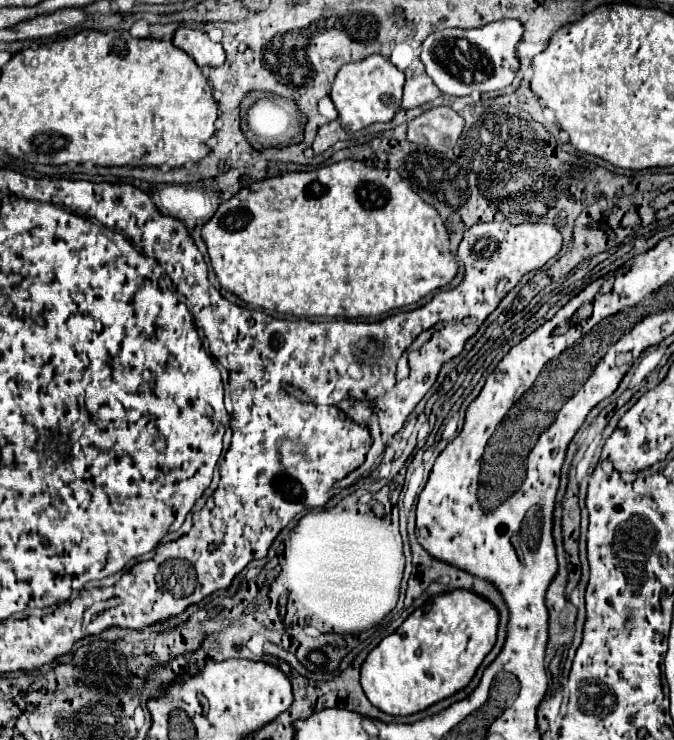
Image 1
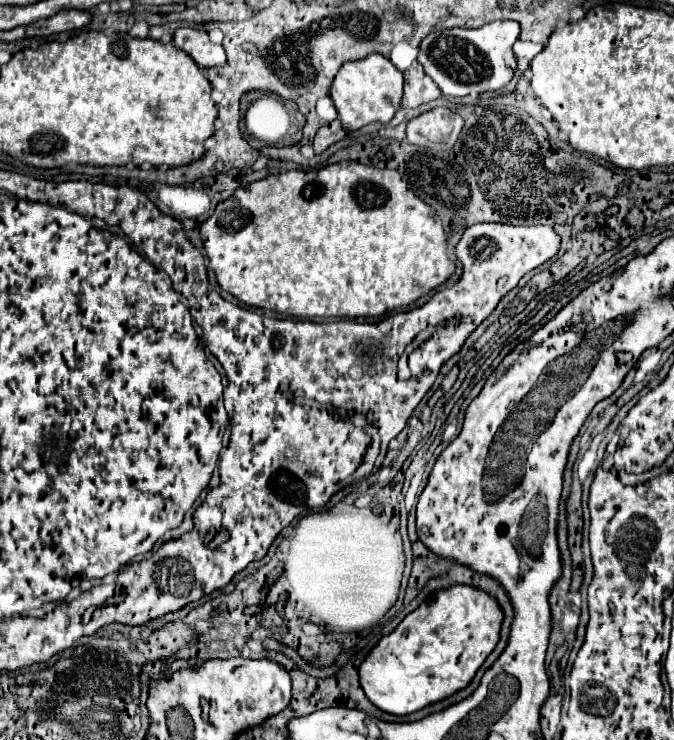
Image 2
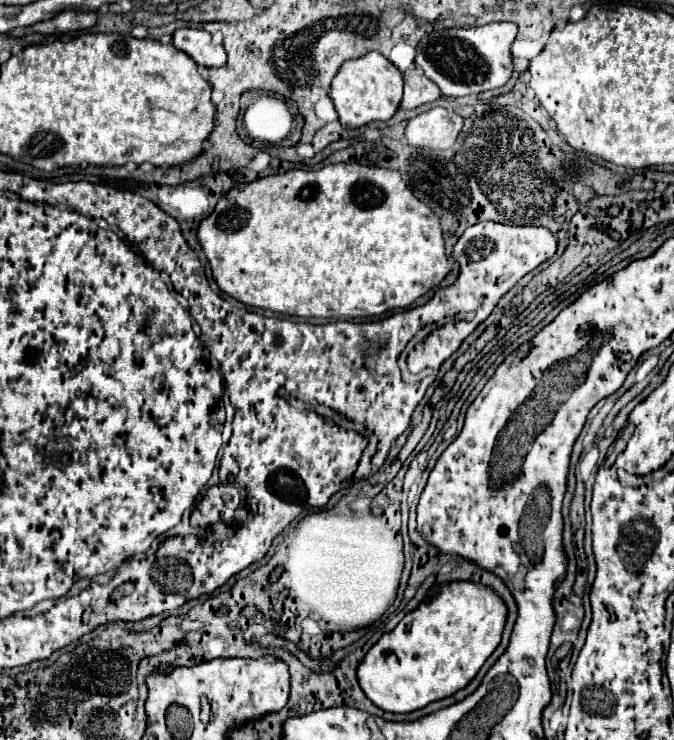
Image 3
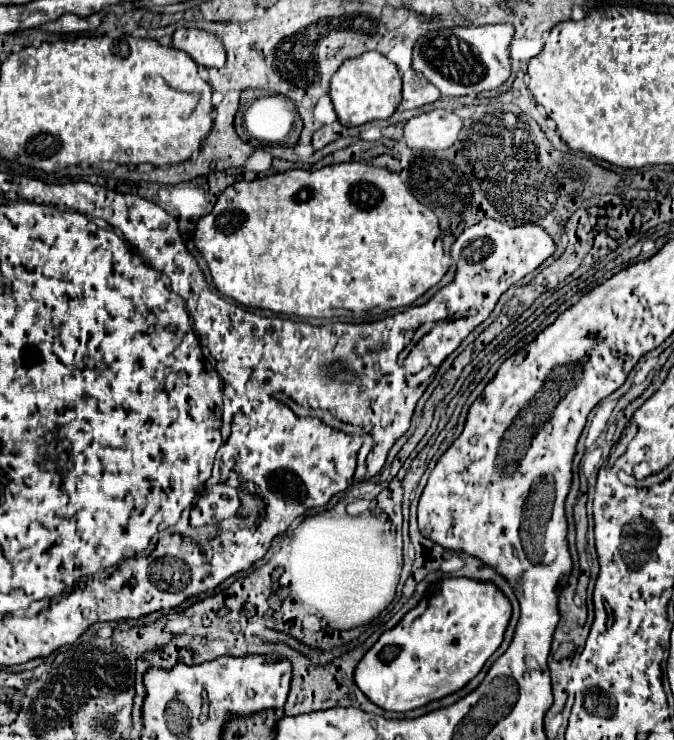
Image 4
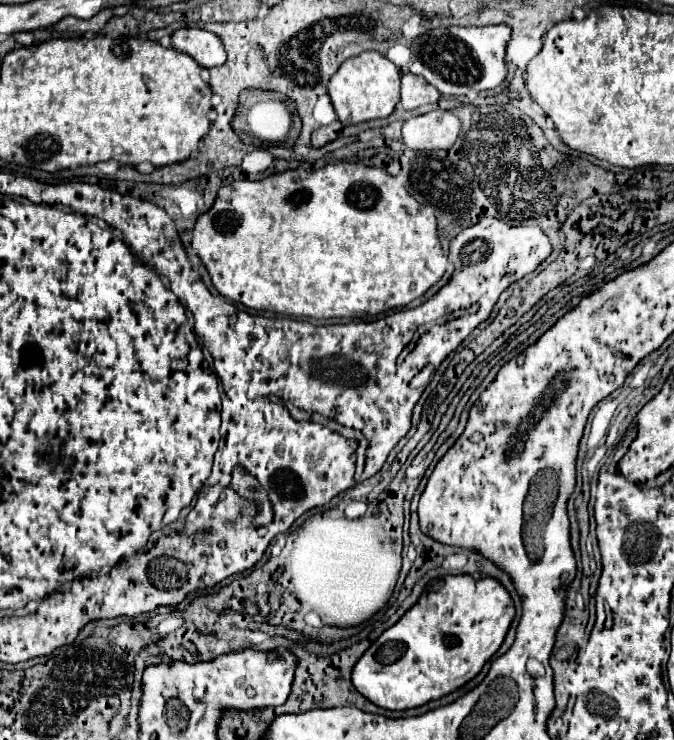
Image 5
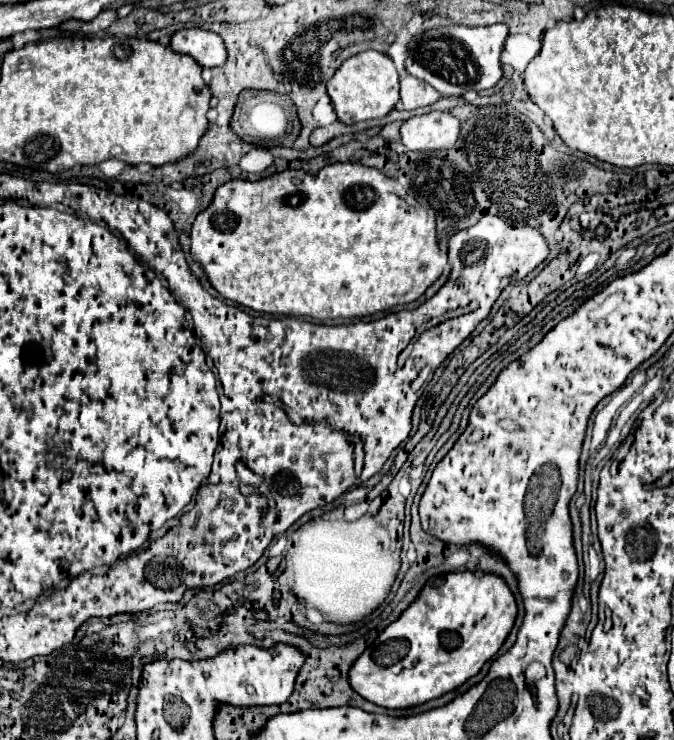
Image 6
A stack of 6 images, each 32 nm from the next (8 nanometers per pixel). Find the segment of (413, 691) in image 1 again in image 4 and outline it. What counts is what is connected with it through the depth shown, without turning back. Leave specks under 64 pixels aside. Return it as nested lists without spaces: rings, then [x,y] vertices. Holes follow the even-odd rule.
[[[446,578],[436,582],[436,594],[422,598],[420,604],[398,622],[398,626],[384,632],[378,642],[364,654],[356,666],[354,680],[362,692],[382,710],[408,712],[422,708],[432,700],[440,700],[448,694],[458,692],[482,670],[484,662],[502,644],[510,616],[510,602],[492,582],[474,582],[470,578]]]

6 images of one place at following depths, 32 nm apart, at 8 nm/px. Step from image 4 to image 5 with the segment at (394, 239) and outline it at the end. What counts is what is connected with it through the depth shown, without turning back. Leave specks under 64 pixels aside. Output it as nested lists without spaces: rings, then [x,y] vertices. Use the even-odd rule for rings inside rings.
[[[336,162],[328,164],[320,170],[286,170],[280,174],[272,174],[264,180],[238,180],[224,188],[220,188],[214,206],[198,216],[194,232],[192,232],[192,248],[200,256],[200,260],[206,264],[214,288],[234,300],[244,304],[246,308],[254,310],[268,310],[276,314],[296,316],[296,318],[362,318],[362,316],[376,316],[382,312],[388,312],[392,308],[400,308],[410,304],[412,300],[420,298],[430,286],[434,286],[446,272],[448,258],[442,252],[440,238],[438,238],[438,226],[436,226],[436,214],[432,208],[418,204],[414,196],[408,194],[408,190],[398,182],[396,176],[388,174],[382,168],[366,166],[360,162]]]

